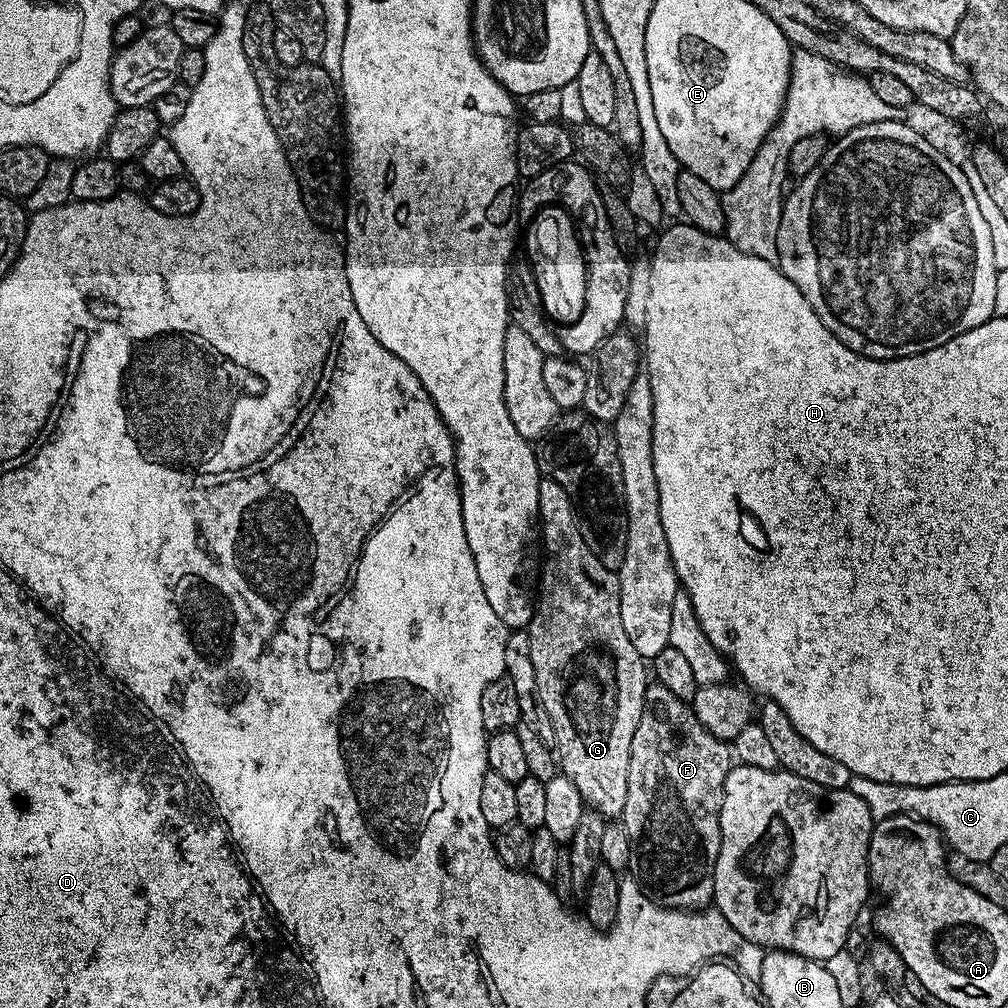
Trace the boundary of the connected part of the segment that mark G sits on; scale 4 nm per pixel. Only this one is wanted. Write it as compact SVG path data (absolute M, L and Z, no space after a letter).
M547 478L541 479L538 486L538 510L540 511L542 537L542 571L538 581L536 613L532 615L532 621L528 623L526 631L530 638L530 659L534 662L534 678L538 678L540 705L544 707L552 723L554 751L558 757L559 771L568 776L570 782L574 782L574 786L578 786L578 794L582 794L584 803L589 809L600 812L605 818L620 818L624 815L626 782L630 778L630 742L634 742L634 730L638 730L638 722L642 718L642 706L650 683L650 672L646 667L644 657L638 654L638 650L634 650L634 646L622 626L620 577L613 569L602 566L602 562L598 562L598 558L594 558L590 546L586 546L580 529L581 519L572 500L566 494L566 490L562 490L562 486L558 486L558 482Z

